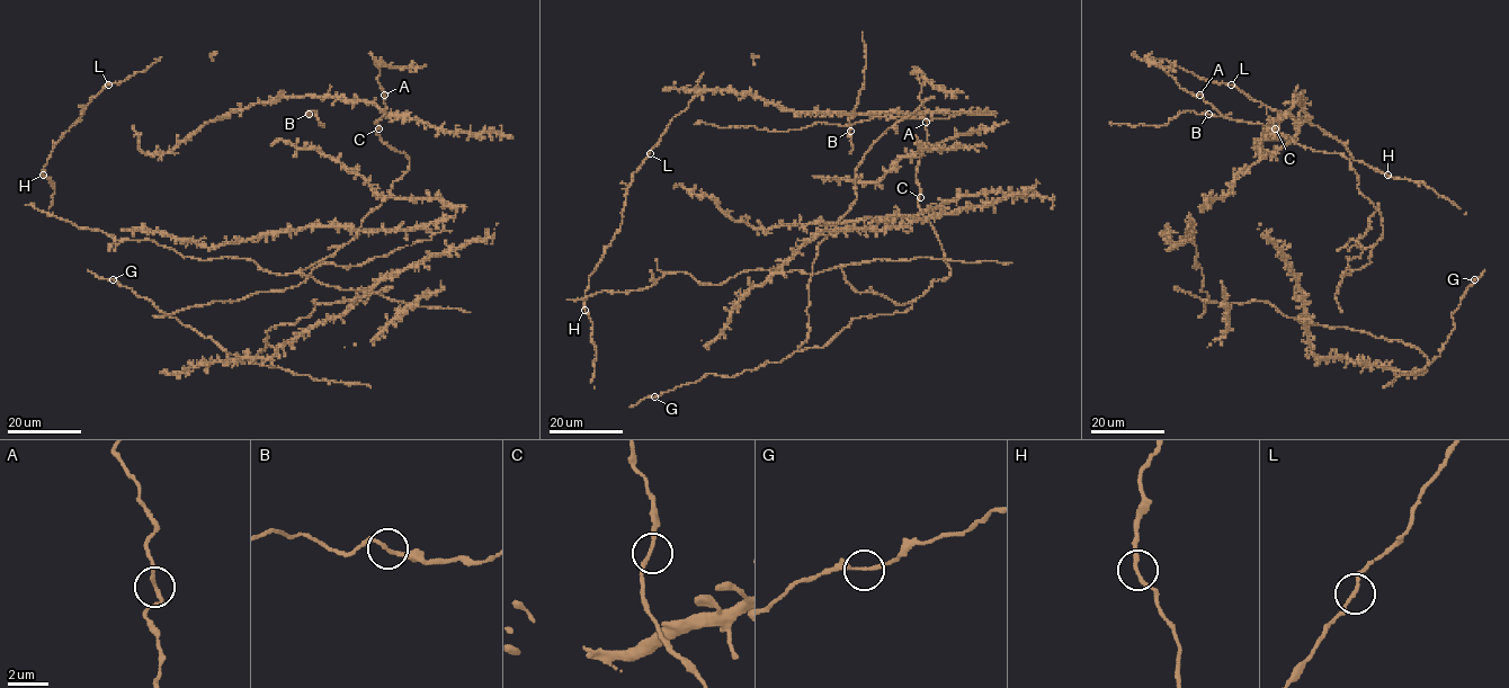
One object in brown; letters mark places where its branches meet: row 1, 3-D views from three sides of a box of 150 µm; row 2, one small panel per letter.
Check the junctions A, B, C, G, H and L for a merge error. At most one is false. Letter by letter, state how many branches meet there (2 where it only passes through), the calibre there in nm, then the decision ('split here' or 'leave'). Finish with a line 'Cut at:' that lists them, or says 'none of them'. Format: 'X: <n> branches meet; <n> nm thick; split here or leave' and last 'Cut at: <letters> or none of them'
A: 2 branches meet; 170 nm thick; leave
B: 2 branches meet; 180 nm thick; leave
C: 2 branches meet; 170 nm thick; leave
G: 2 branches meet; 180 nm thick; leave
H: 2 branches meet; 180 nm thick; leave
L: 2 branches meet; 170 nm thick; leave
Cut at: none of them

